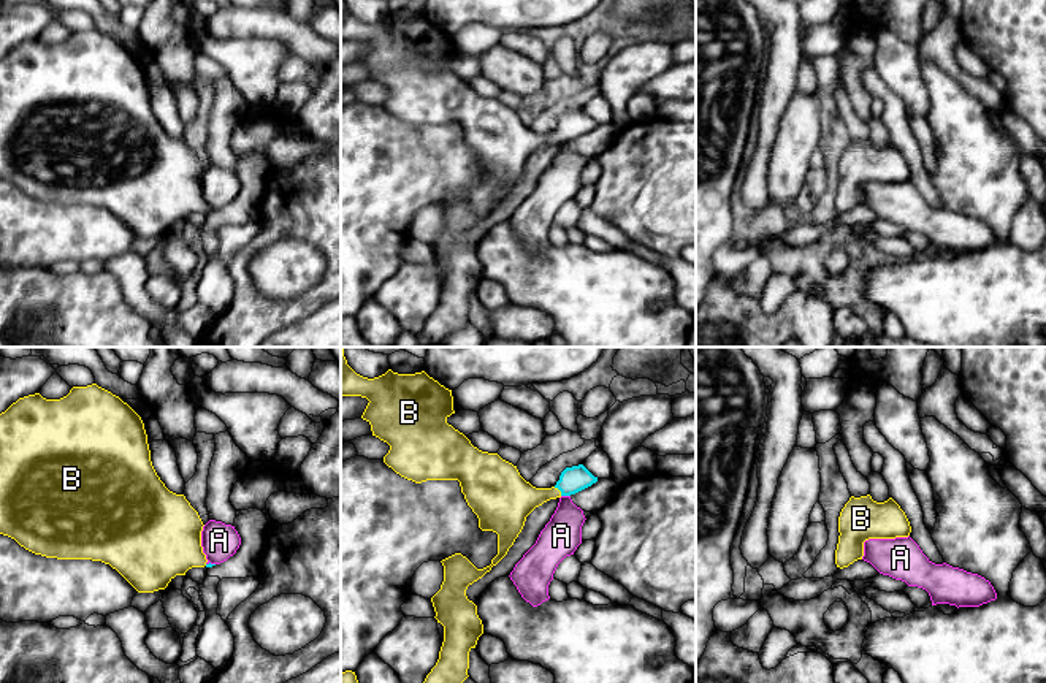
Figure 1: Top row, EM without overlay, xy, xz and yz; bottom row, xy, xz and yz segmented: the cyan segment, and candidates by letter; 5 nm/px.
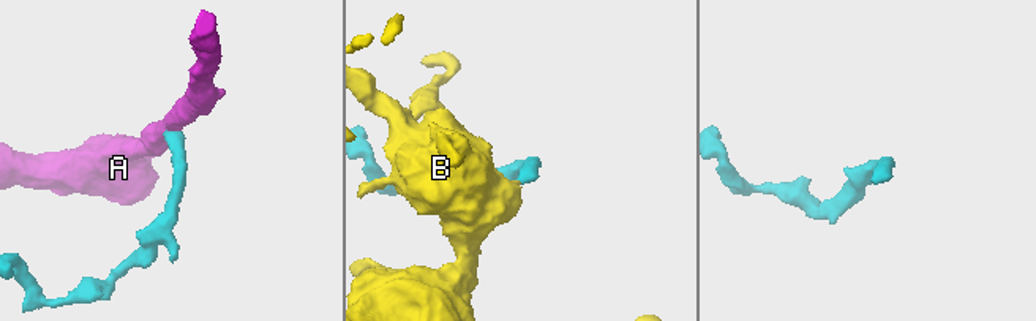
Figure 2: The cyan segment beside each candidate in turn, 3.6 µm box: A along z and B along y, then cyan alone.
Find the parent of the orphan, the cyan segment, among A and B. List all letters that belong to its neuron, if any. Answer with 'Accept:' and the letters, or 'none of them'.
Accept: B

